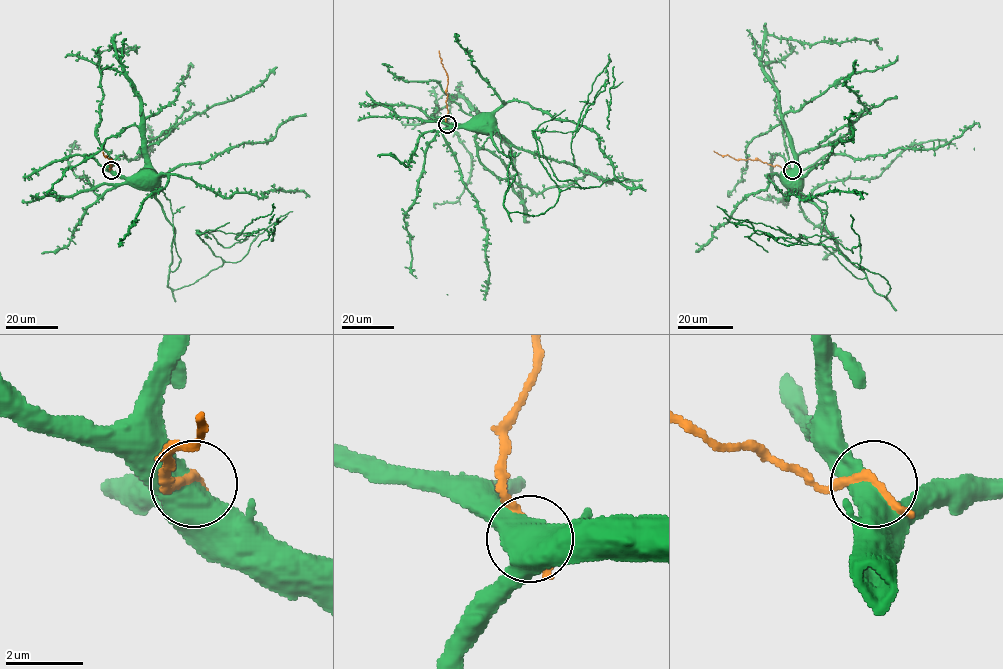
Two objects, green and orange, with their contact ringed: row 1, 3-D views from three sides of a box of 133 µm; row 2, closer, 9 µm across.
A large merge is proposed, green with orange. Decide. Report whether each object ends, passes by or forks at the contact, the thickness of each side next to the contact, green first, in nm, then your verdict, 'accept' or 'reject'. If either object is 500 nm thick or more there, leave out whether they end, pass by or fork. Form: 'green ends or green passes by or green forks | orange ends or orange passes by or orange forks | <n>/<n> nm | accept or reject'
600/200 nm | reject

